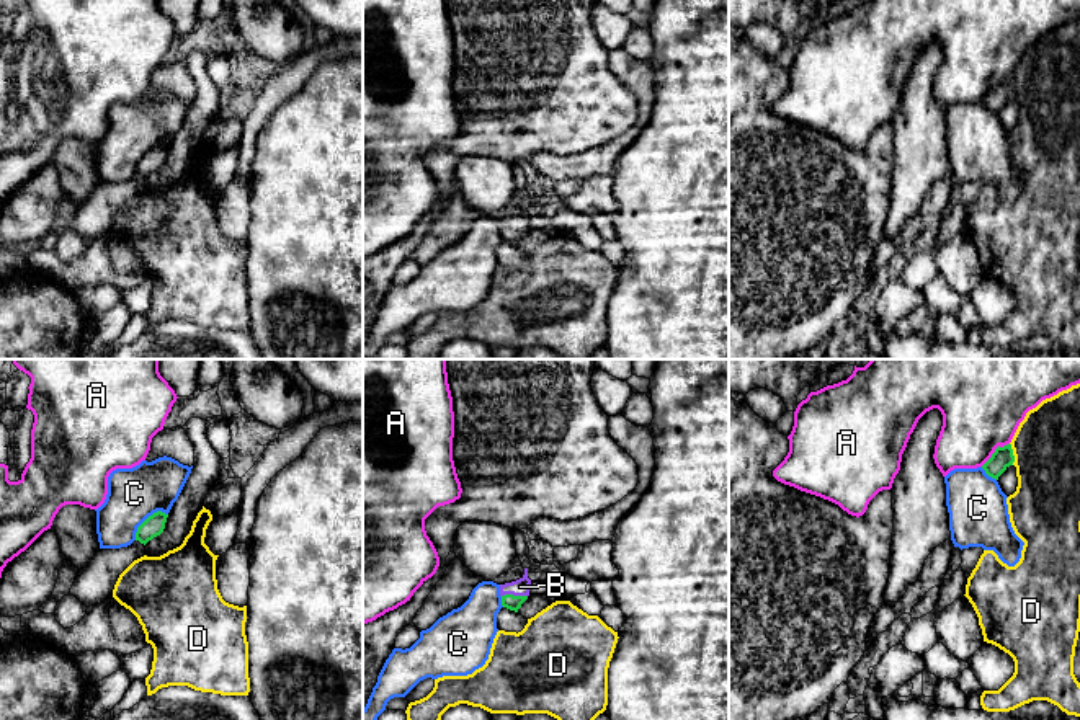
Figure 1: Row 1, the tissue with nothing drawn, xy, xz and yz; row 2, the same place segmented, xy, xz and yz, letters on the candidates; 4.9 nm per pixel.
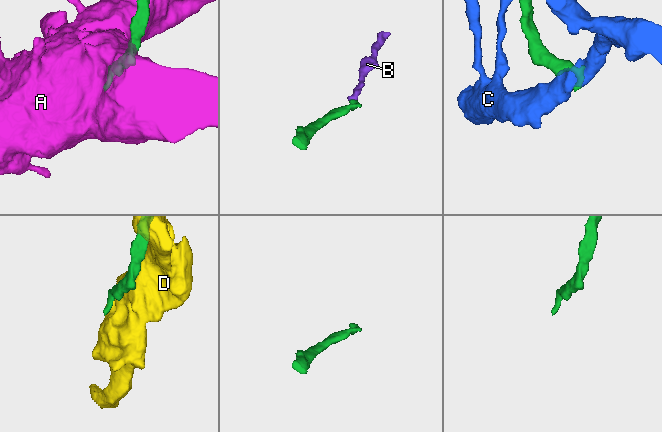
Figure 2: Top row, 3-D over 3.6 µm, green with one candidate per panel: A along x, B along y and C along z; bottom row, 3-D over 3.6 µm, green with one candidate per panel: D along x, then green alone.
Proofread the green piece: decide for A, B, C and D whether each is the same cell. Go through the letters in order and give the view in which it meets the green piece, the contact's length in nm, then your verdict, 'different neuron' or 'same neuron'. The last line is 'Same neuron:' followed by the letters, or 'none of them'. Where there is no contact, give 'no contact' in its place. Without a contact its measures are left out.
A: meets green in yz; contact 180 nm long; different neuron
B: meets green in xz; contact 130 nm long; same neuron
C: meets green in xy; contact 220 nm long; different neuron
D: meets green in yz; contact 110 nm long; different neuron
Same neuron: B

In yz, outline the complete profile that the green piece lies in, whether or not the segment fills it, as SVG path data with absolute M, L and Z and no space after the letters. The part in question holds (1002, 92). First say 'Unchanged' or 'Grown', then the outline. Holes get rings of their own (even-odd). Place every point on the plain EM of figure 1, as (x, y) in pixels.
Unchanged. M1011 78L997 82L992 91L982 100L985 108L995 114L1015 96Z

